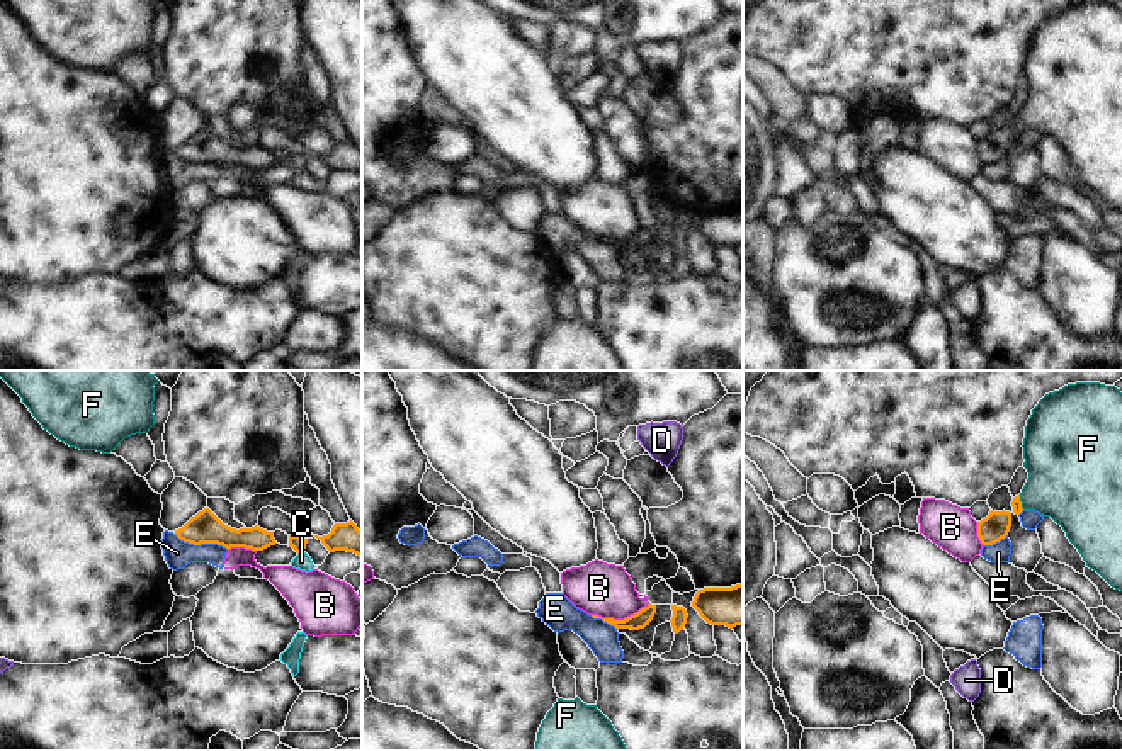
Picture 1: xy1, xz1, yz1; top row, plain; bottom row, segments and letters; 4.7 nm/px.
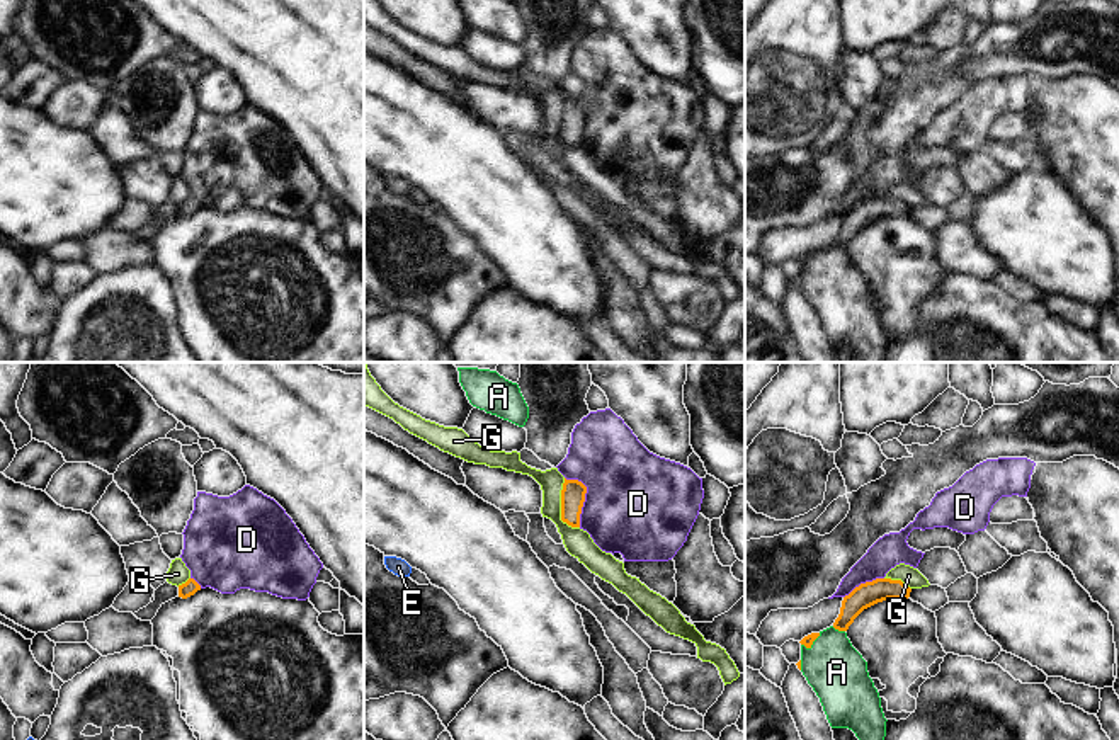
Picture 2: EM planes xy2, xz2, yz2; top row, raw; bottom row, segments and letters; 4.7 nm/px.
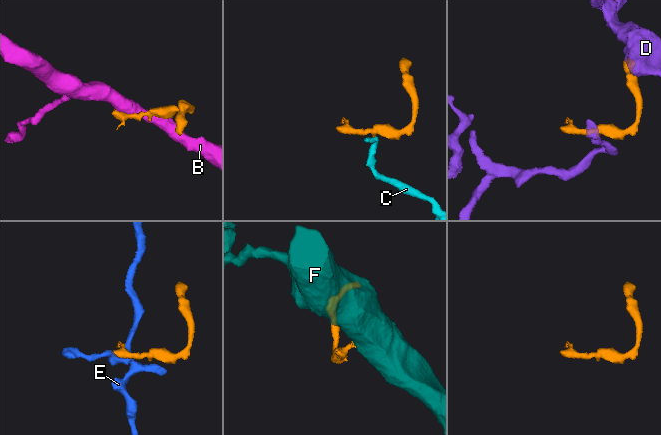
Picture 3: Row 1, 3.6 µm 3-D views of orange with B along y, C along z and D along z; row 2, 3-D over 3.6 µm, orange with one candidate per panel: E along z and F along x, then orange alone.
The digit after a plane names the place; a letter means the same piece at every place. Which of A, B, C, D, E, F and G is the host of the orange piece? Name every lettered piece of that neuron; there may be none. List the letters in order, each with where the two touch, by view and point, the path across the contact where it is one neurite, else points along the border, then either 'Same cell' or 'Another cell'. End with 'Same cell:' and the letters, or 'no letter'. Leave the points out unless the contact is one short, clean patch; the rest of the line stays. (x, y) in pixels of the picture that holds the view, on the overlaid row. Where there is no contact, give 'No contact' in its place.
A: Touches orange at yz2 (839, 630). Another cell
B: Touches orange at xz1 (621, 621). Boundary: xz1 (650, 604), (623, 619), (592, 615). Another cell
C: Touches orange at xy1 (300, 553). Boundary: xy1 (303, 551), (298, 554). Another cell
D: Touches orange at xz2 (584, 497). Another cell
E: Touches orange at xy1 (201, 542). Boundary: xy1 (174, 534), (194, 544), (221, 544), (226, 549). Another cell
F: Touches orange at yz1 (1020, 502). Path across: yz1 (1017, 505), (1020, 502), (1061, 486), (1068, 479). Same cell
G: Touches orange at xz2 (562, 507). Boundary: xz2 (565, 478), (562, 519), (579, 528). Another cell
Same cell: F.

